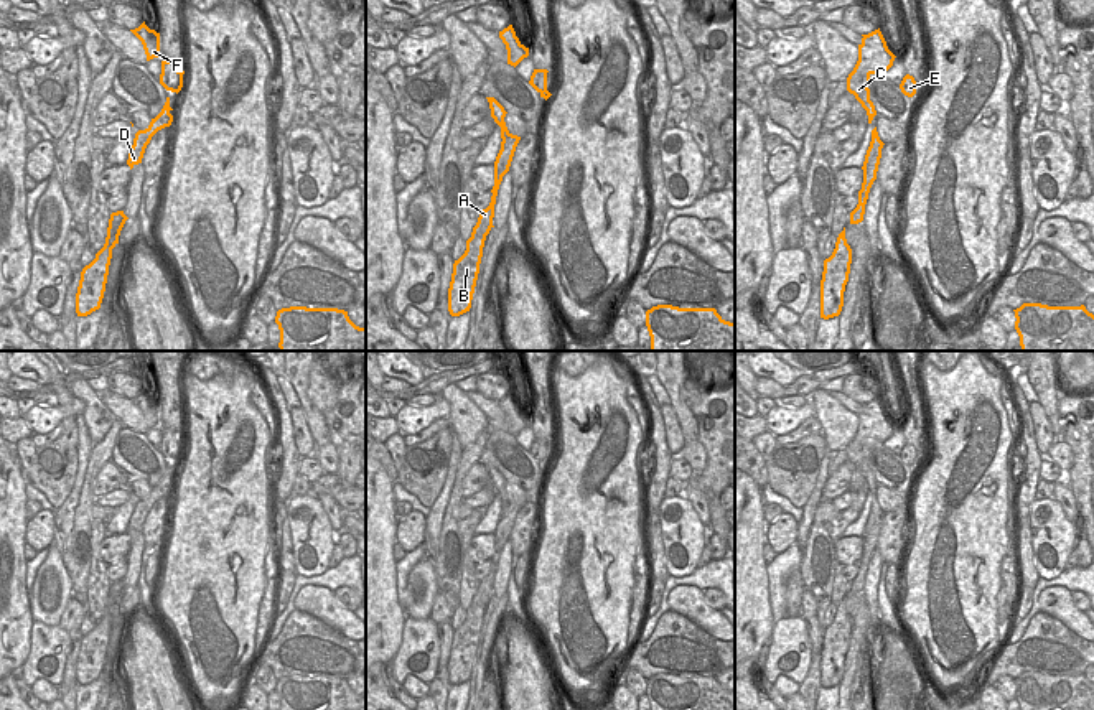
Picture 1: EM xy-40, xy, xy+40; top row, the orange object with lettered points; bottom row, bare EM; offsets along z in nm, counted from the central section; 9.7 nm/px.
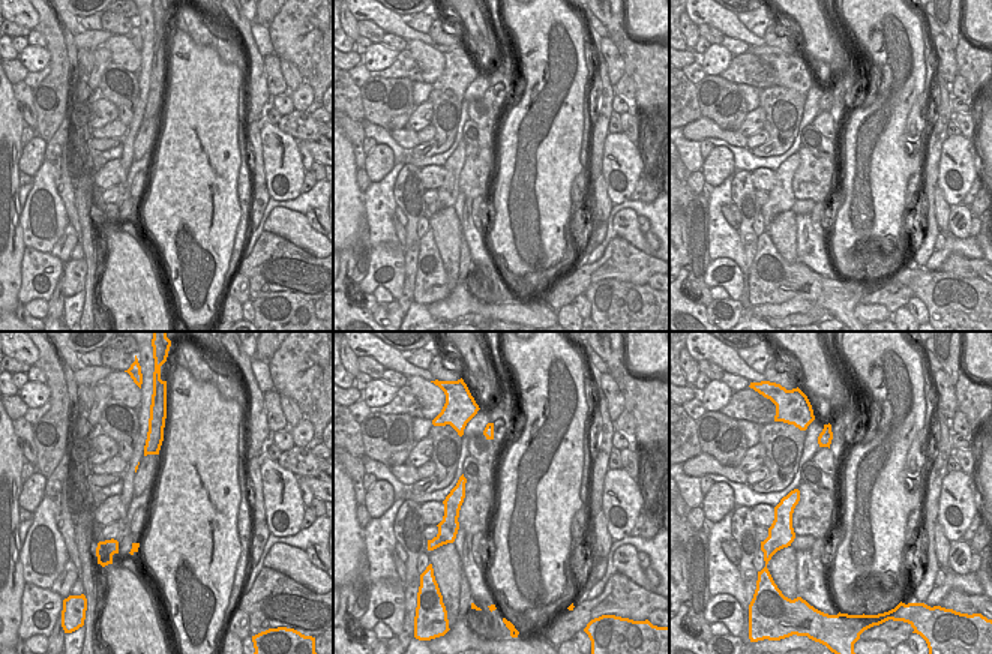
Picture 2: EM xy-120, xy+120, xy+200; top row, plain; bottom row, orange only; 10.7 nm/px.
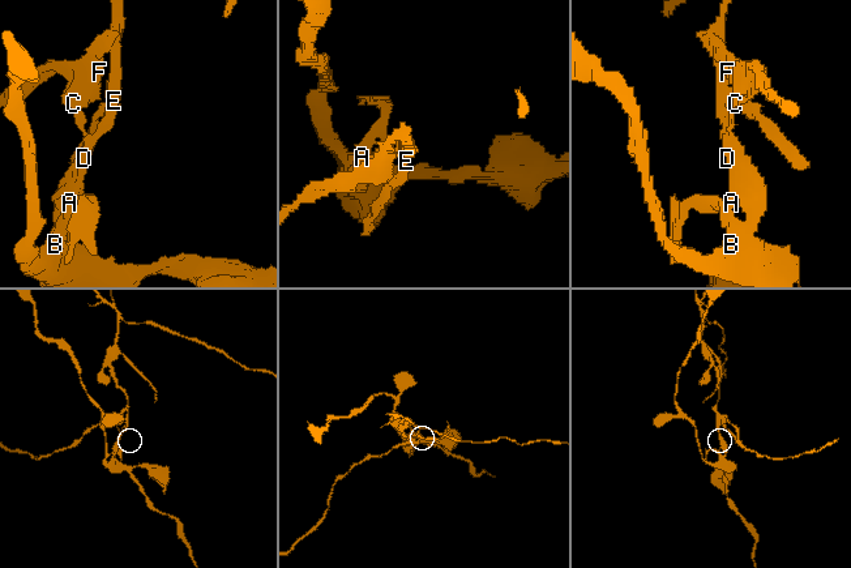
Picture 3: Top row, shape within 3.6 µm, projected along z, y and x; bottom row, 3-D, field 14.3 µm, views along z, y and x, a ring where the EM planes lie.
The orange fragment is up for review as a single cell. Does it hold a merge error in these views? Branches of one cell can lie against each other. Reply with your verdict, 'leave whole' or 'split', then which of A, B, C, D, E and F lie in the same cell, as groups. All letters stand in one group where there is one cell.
split; A B D E / C F

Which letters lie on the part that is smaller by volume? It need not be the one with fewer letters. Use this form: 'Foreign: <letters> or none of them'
Foreign: C, F

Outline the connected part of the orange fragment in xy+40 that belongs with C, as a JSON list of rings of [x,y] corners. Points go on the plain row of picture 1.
[[[880,397],[862,405],[862,412],[858,413],[858,430],[847,446],[847,460],[862,473],[867,479],[868,493],[872,493],[877,479],[870,469],[870,445],[888,440],[896,425],[888,418]]]

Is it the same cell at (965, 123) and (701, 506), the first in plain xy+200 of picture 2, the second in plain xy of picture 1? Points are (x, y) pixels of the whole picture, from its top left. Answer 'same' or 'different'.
same

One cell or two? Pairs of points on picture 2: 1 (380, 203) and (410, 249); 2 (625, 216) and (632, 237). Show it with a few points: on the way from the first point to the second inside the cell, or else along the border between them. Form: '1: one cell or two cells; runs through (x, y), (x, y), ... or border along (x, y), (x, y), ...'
1: two cells; border along (401, 170), (393, 188), (395, 204)
2: one cell; runs through (625, 221), (632, 233)

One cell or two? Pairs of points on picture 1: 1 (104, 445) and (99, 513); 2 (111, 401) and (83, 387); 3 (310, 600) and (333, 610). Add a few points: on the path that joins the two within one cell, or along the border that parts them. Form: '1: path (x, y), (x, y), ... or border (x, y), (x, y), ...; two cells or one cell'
1: border (94, 503), (91, 519); two cells
2: border (96, 392), (116, 417); two cells
3: path (315, 600), (328, 608); one cell

